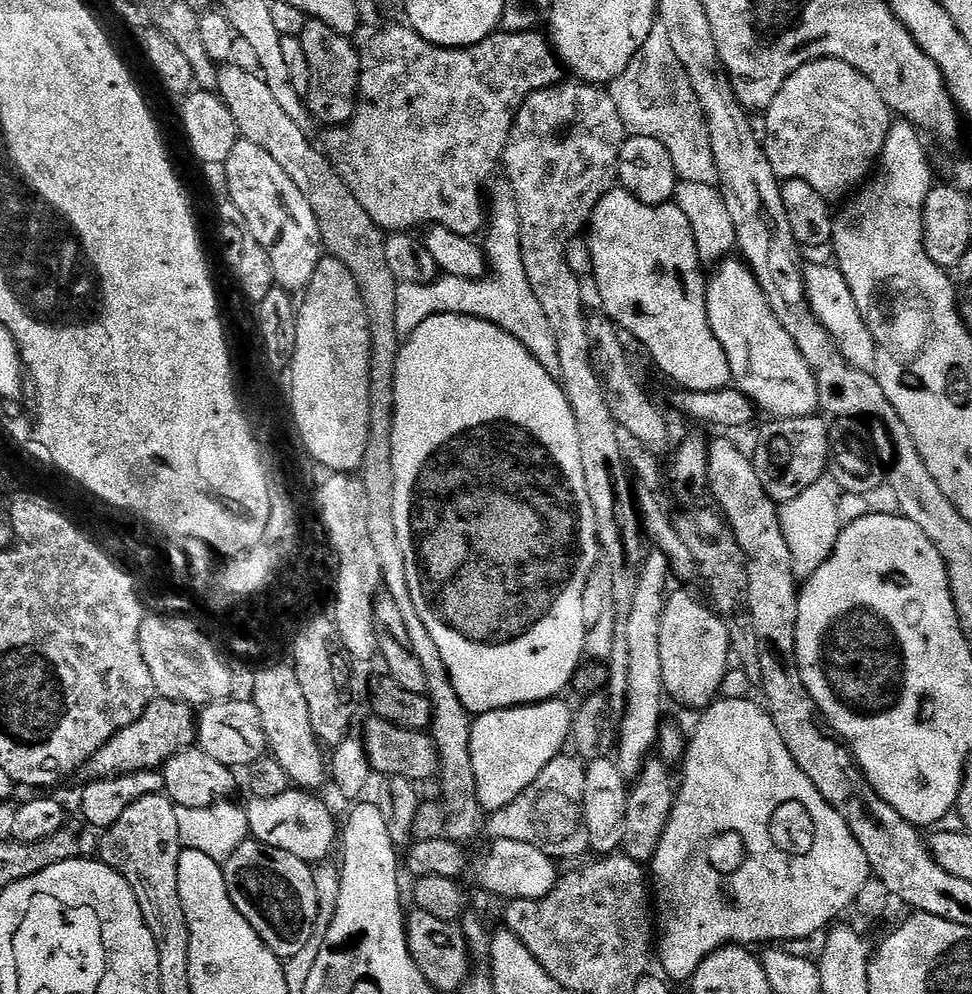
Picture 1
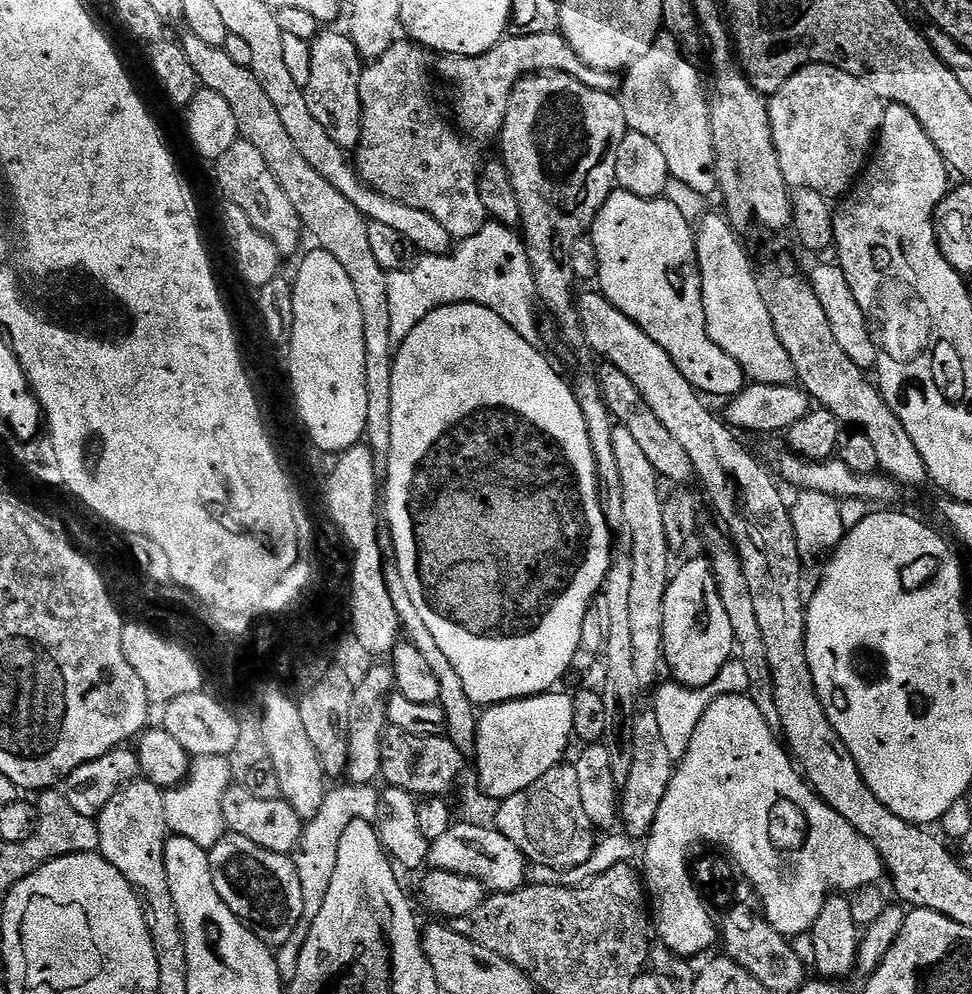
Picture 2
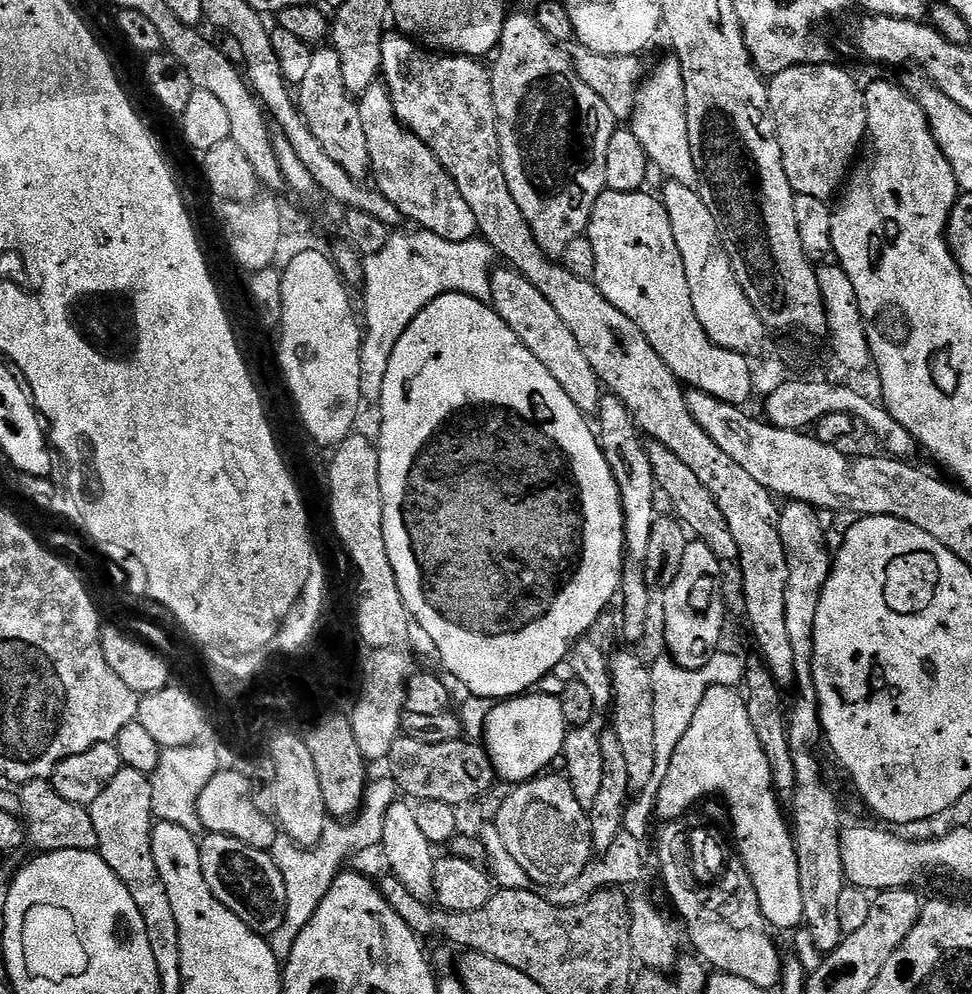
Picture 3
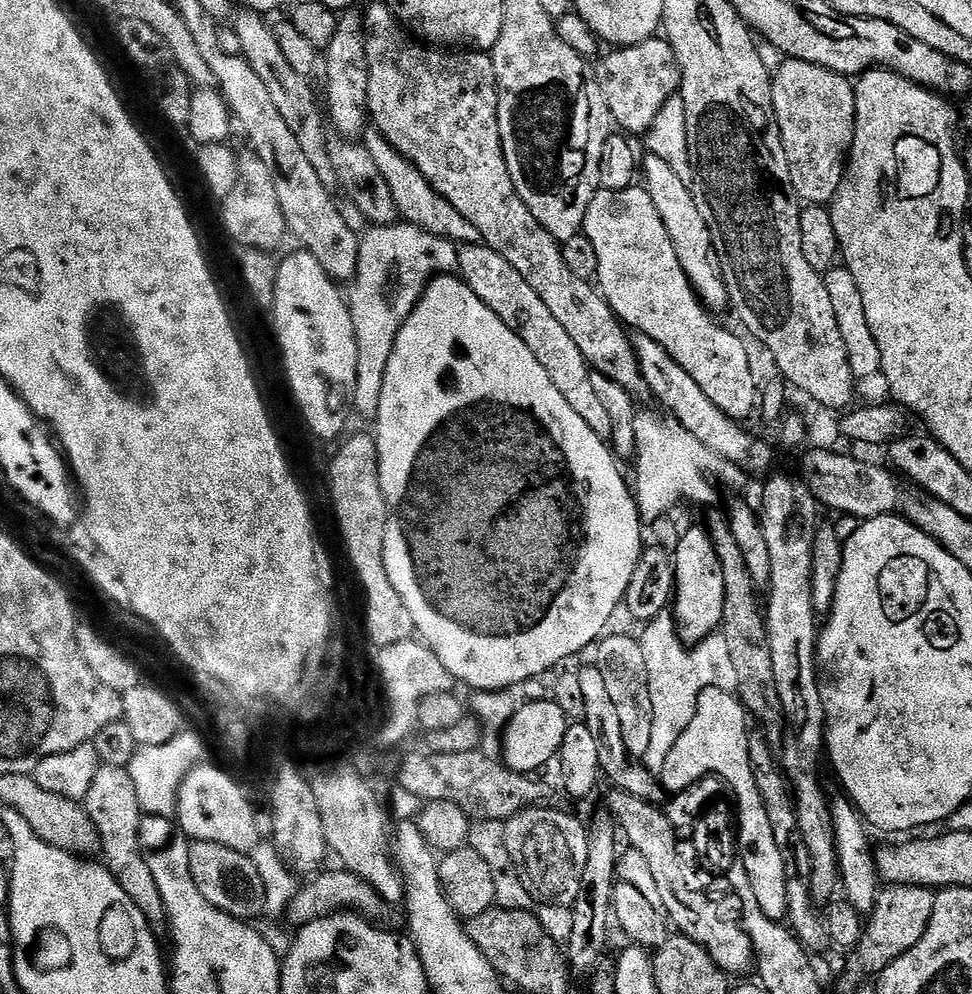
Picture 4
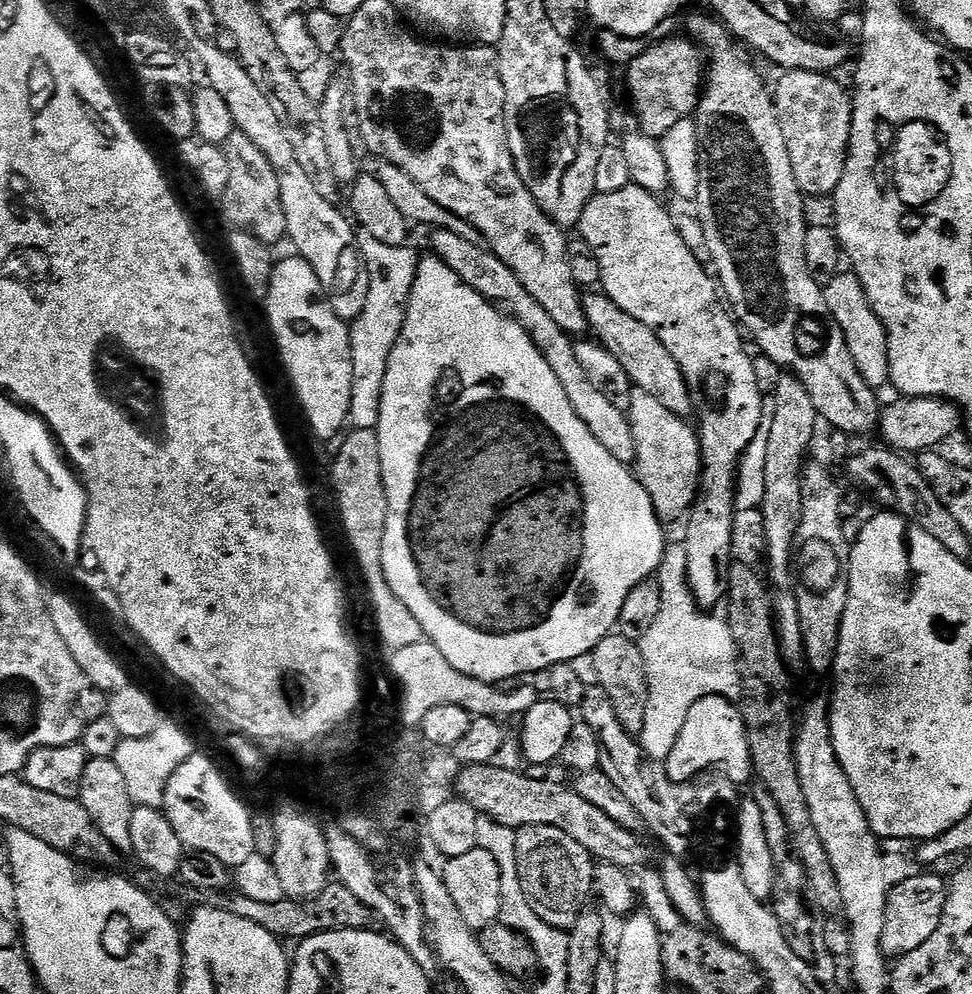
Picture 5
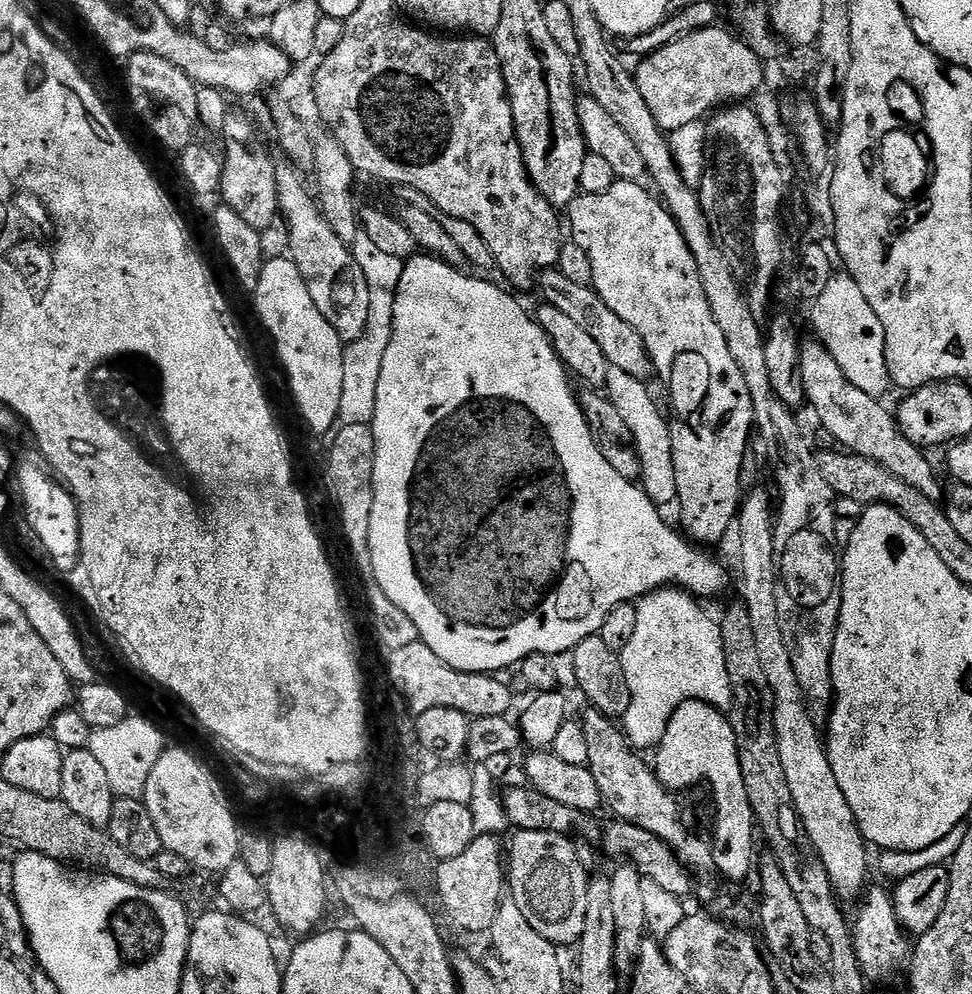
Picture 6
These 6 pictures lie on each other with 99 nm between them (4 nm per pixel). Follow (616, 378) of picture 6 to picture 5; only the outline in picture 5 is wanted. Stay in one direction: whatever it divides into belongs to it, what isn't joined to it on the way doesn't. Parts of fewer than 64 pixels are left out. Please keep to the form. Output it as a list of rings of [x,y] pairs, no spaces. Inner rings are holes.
[[[638,387],[632,389],[627,414],[634,435],[634,474],[650,496],[656,516],[664,524],[680,517],[683,519],[695,503],[699,487],[702,457],[697,431],[693,427],[691,429],[683,417],[674,415],[663,406],[658,398],[651,397],[646,390]]]

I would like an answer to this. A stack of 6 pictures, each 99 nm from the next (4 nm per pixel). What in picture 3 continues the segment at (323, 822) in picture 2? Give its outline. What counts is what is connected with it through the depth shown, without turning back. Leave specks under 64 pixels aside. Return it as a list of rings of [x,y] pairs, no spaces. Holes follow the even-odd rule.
[[[385,776],[385,778],[376,782],[375,780],[371,781],[367,785],[363,805],[357,819],[346,823],[330,820],[323,828],[322,838],[314,847],[301,848],[288,836],[277,835],[270,851],[282,874],[282,882],[286,882],[286,918],[282,922],[282,926],[278,926],[278,930],[270,938],[272,953],[276,960],[287,962],[290,958],[290,950],[294,950],[294,942],[298,942],[298,934],[302,934],[306,922],[310,922],[310,918],[314,918],[314,910],[318,910],[320,900],[326,898],[330,886],[334,886],[336,877],[345,867],[346,858],[350,857],[357,849],[364,850],[381,845],[386,812],[390,806],[396,803],[399,796],[400,791],[396,781],[390,776]]]

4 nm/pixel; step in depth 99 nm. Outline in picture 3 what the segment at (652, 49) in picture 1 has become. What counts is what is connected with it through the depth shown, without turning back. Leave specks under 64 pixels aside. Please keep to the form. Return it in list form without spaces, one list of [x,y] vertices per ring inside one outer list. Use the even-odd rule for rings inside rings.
[[[668,54],[668,57],[657,66],[651,69],[650,75],[641,85],[640,95],[637,101],[637,112],[630,121],[630,131],[642,142],[649,161],[656,164],[668,175],[669,181],[685,184],[687,188],[696,188],[698,184],[698,157],[691,146],[691,134],[689,132],[688,102],[686,86],[684,85],[684,70],[675,55]]]

